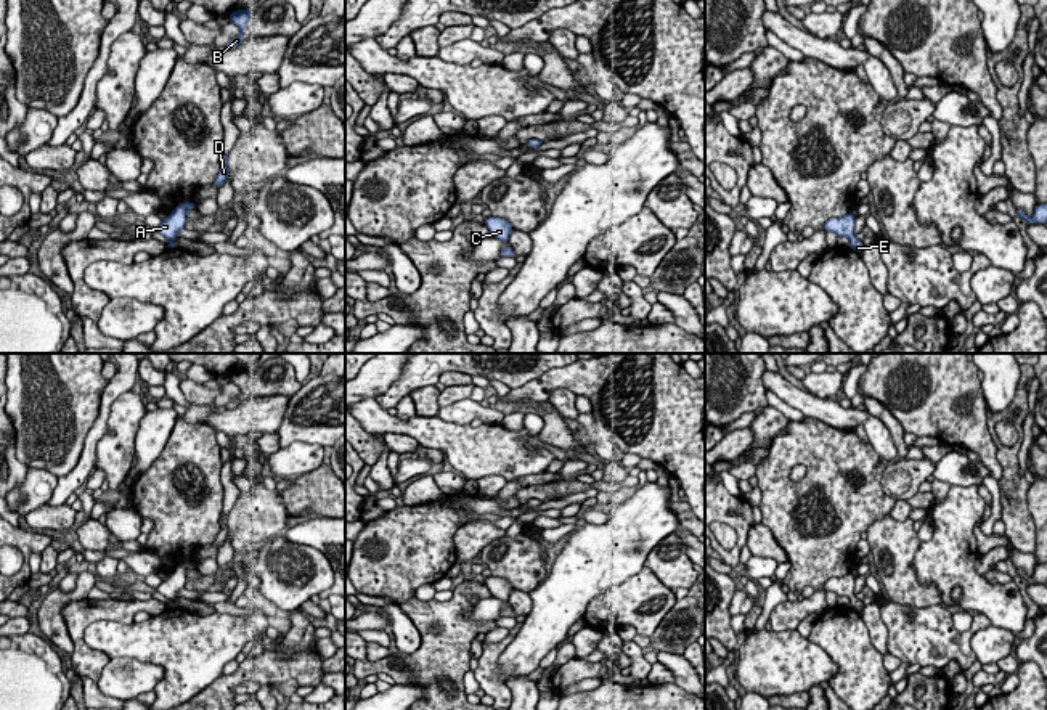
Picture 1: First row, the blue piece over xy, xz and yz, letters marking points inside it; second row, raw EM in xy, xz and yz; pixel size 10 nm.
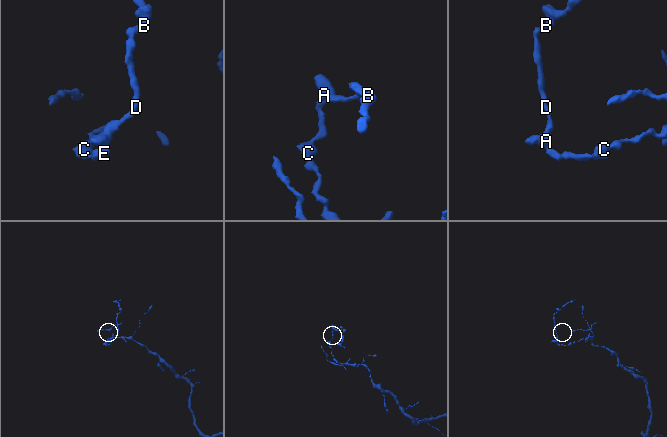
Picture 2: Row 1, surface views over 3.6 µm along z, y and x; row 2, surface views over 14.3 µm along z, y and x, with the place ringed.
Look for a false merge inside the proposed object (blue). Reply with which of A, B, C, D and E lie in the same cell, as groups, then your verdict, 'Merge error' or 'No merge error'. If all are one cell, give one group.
Groups: A B C D E. No merge error

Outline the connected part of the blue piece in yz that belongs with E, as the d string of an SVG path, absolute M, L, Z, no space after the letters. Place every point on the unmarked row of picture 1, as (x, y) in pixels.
M851 570L845 577L829 578L822 590L835 593L838 598L846 596L851 602L849 607L861 614L862 602L854 594L854 583L856 578L853 577Z

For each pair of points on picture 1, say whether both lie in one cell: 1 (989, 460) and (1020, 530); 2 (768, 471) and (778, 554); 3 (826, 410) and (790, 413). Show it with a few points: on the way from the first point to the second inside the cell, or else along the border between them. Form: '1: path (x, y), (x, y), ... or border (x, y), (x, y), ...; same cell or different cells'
1: border (993, 442), (1001, 466), (998, 481); different cells
2: border (760, 522), (769, 530), (789, 559); different cells
3: border (768, 391), (773, 391), (805, 416); different cells

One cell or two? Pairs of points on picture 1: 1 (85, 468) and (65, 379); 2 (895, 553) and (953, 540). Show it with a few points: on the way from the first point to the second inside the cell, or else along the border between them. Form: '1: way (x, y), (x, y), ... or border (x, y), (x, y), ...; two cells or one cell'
1: border (98, 416), (85, 437), (79, 461), (58, 477); two cells
2: border (922, 542), (914, 572), (928, 585); two cells

